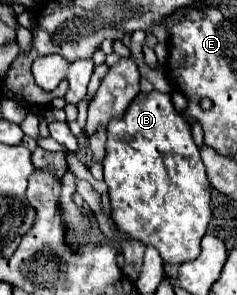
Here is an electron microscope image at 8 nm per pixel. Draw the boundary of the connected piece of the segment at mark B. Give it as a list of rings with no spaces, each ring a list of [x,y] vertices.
[[[150,91],[140,93],[122,119],[112,119],[106,129],[106,159],[104,181],[108,185],[108,197],[112,207],[112,221],[120,231],[158,249],[166,263],[186,263],[200,255],[200,241],[206,233],[212,209],[210,209],[210,183],[200,159],[200,151],[192,139],[188,119],[178,113],[168,93]]]

